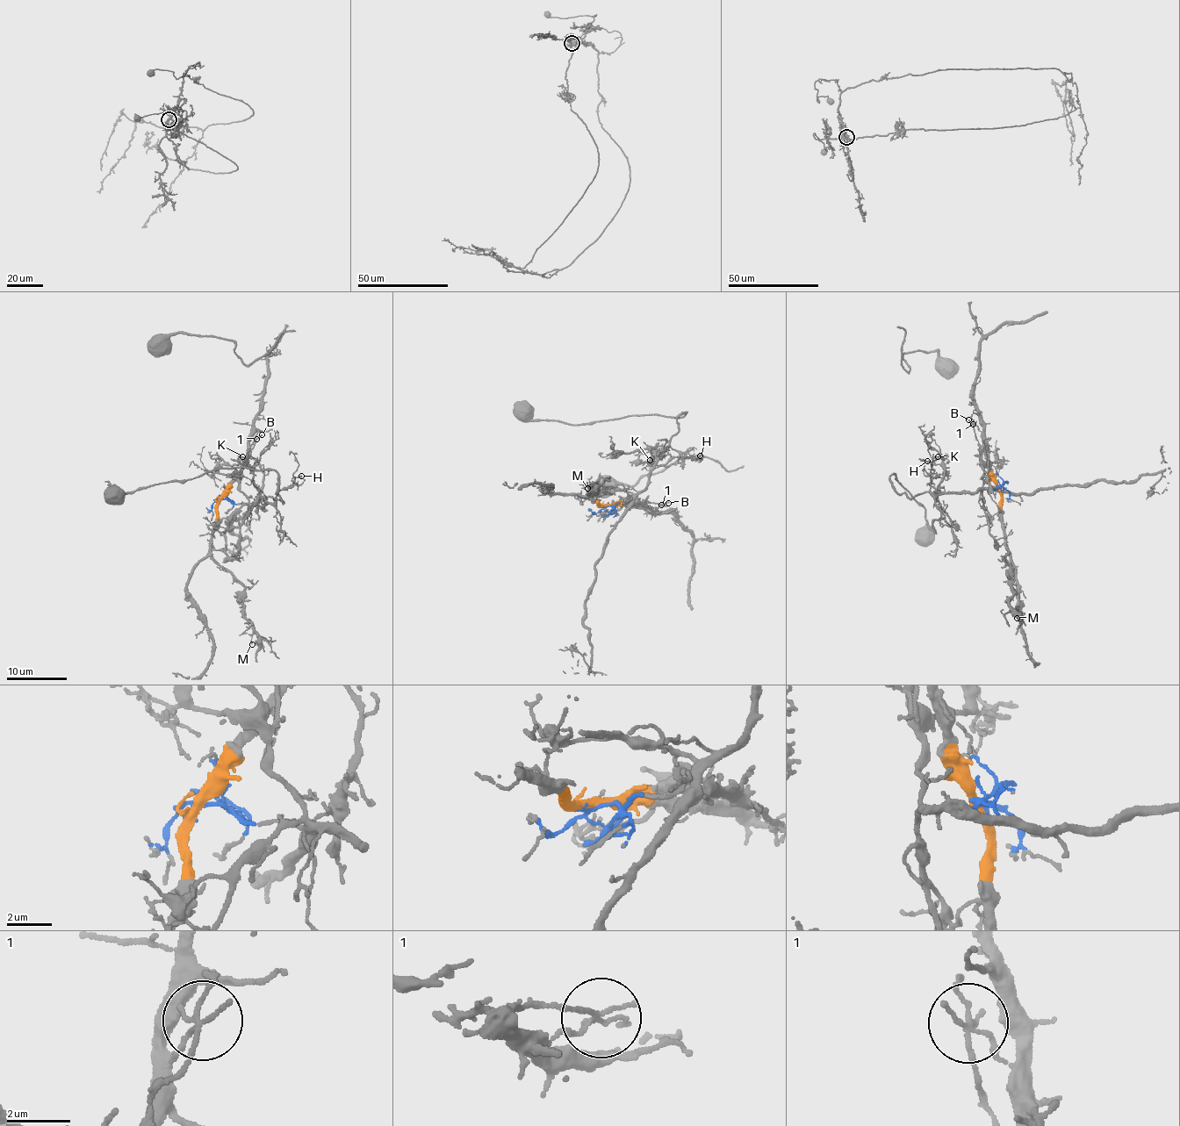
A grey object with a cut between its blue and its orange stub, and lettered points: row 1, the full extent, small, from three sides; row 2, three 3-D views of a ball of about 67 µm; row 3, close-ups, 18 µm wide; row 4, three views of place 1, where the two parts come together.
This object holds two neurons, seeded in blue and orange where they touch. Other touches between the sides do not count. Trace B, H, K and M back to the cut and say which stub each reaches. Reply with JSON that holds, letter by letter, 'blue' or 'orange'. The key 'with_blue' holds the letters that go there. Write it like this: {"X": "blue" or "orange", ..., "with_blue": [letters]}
{"B": "orange", "H": "blue", "K": "blue", "M": "orange", "with_blue": ["H", "K"]}

